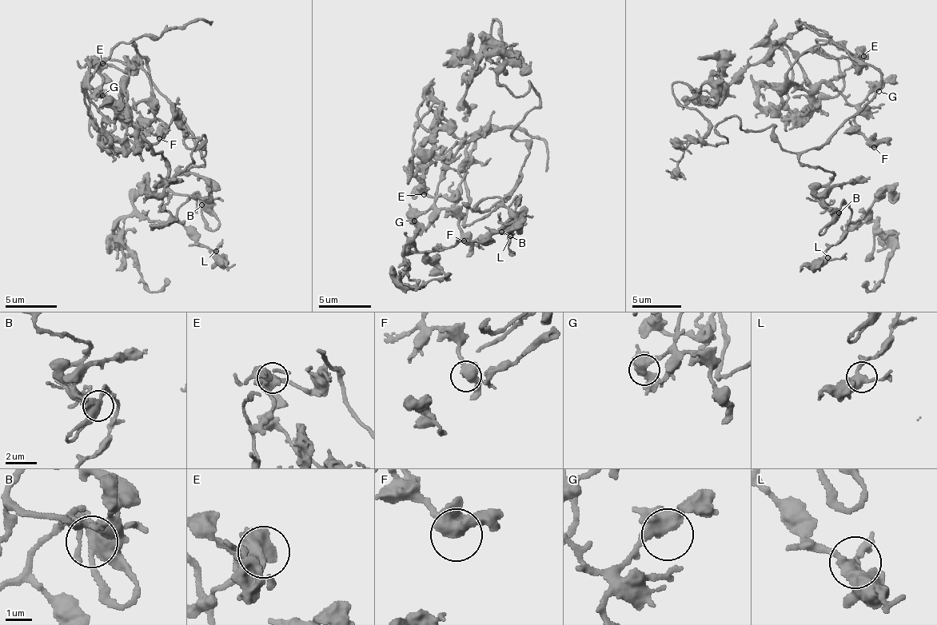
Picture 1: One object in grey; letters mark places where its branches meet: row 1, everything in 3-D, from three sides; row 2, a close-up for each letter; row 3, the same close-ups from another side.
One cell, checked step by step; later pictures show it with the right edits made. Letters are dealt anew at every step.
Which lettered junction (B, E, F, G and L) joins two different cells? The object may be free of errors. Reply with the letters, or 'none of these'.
none of these

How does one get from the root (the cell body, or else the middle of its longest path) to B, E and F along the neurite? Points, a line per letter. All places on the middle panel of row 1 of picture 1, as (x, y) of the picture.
B: (521, 164), (520, 179), (496, 202), (484, 212), (475, 207), (498, 196), (509, 217), (502, 232)
E: (521, 164), (521, 173), (514, 193), (471, 224), (464, 226), (468, 203), (466, 197), (451, 200), (424, 194)
F: (521, 164), (514, 193), (464, 226), (460, 179), (484, 130), (448, 162), (436, 205), (456, 218), (464, 240)

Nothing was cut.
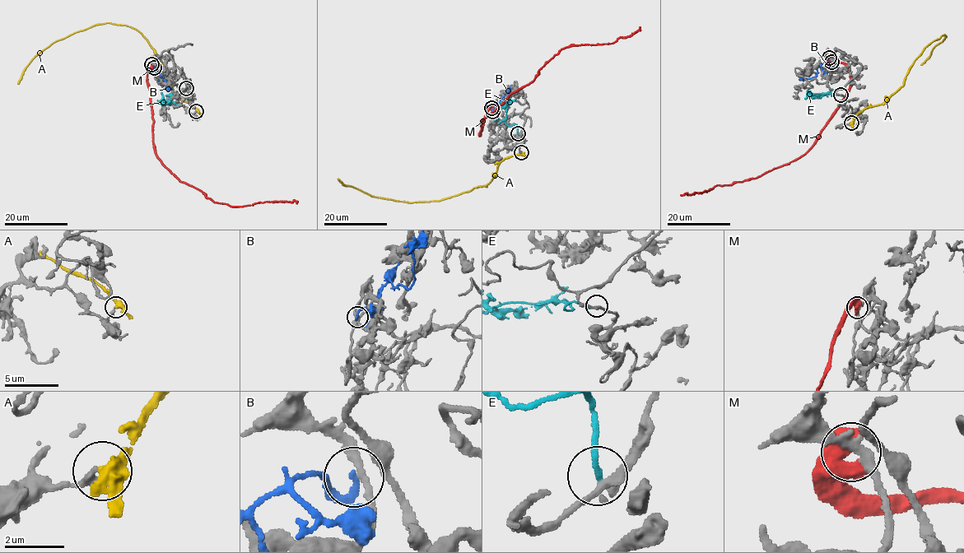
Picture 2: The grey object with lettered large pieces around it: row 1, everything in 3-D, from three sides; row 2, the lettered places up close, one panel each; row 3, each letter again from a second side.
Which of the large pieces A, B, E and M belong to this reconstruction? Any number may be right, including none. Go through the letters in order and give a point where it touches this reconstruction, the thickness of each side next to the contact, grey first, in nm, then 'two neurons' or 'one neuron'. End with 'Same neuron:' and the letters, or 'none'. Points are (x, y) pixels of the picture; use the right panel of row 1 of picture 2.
A: contact (851, 123); calibres 280 and 320 nm; two neurons
B: contact (831, 62); calibres 180 and 200 nm; two neurons
E: contact (840, 95); calibres 220 and 180 nm; one neuron
M: contact (829, 58); calibres 240 and 480 nm; two neurons
Same neuron: E

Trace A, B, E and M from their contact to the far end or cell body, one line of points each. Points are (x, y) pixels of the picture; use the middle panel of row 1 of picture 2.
A: (521, 152), (499, 164), (486, 187), (479, 185), (433, 201), (409, 202), (379, 197), (343, 184), (337, 178)
B: (492, 111), (502, 100), (506, 102), (509, 99), (511, 85)
E: (517, 133), (517, 125), (507, 126), (505, 122), (506, 104), (495, 111), (495, 121)
M: (491, 107), (479, 136), (481, 121), (533, 80), (561, 50), (613, 44), (640, 27)

